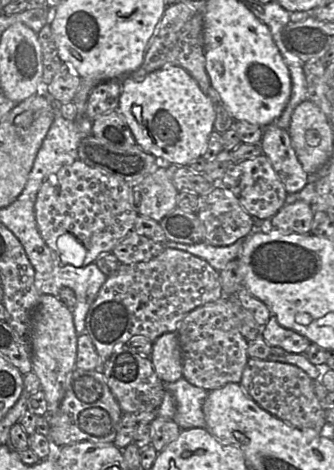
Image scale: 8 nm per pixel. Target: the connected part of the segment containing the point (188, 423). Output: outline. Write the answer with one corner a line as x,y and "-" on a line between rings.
184,377
170,383
164,383
165,391
176,399
176,414
173,420
181,429
206,428
203,405
208,391
194,386

